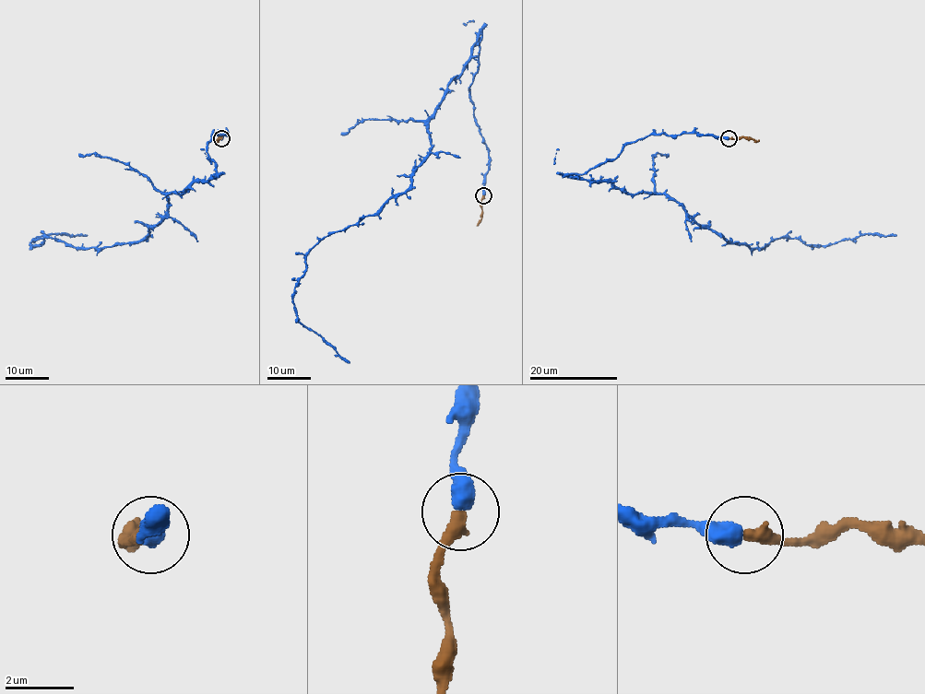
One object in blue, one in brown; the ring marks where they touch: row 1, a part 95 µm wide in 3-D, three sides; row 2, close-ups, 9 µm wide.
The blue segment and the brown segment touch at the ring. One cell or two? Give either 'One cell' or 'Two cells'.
One cell

